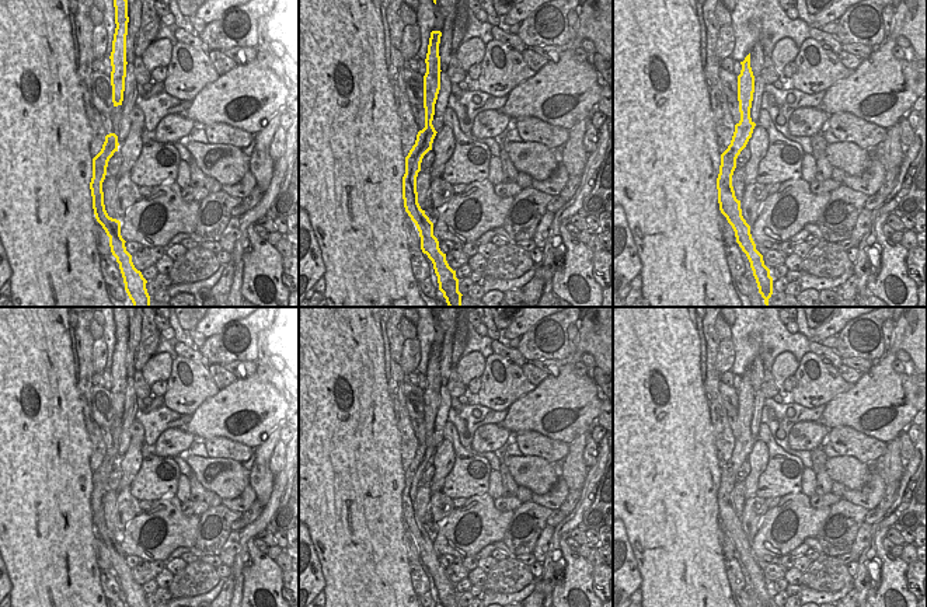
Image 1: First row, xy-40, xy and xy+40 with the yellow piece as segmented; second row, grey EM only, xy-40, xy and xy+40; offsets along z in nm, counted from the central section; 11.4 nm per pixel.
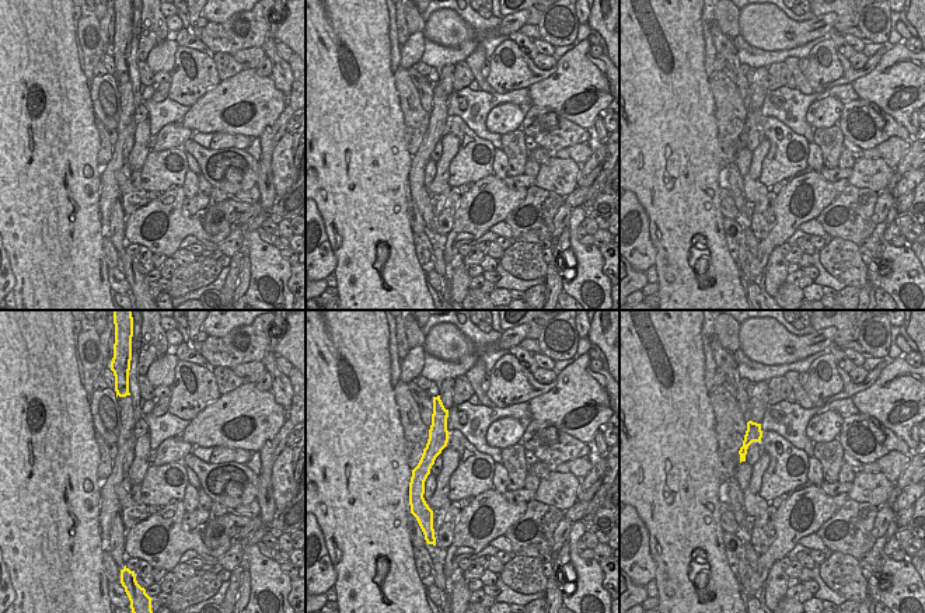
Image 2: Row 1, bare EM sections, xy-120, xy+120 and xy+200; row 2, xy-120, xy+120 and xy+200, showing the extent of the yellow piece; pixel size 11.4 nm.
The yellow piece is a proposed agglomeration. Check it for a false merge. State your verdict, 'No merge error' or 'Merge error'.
No merge error.

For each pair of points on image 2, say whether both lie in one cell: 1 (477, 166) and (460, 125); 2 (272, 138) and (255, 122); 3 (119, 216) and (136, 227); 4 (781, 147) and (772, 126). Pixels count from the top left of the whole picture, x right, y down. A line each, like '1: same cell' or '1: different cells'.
1: same cell
2: different cells
3: different cells
4: same cell

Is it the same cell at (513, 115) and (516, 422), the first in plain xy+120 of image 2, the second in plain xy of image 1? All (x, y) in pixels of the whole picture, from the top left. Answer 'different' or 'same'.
different

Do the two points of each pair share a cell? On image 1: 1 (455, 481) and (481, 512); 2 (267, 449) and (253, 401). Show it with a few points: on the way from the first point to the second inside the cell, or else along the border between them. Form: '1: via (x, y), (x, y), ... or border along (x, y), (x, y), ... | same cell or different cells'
1: border along (487, 492), (471, 495), (467, 499) | different cells
2: border along (281, 424), (264, 433), (254, 449) | different cells

